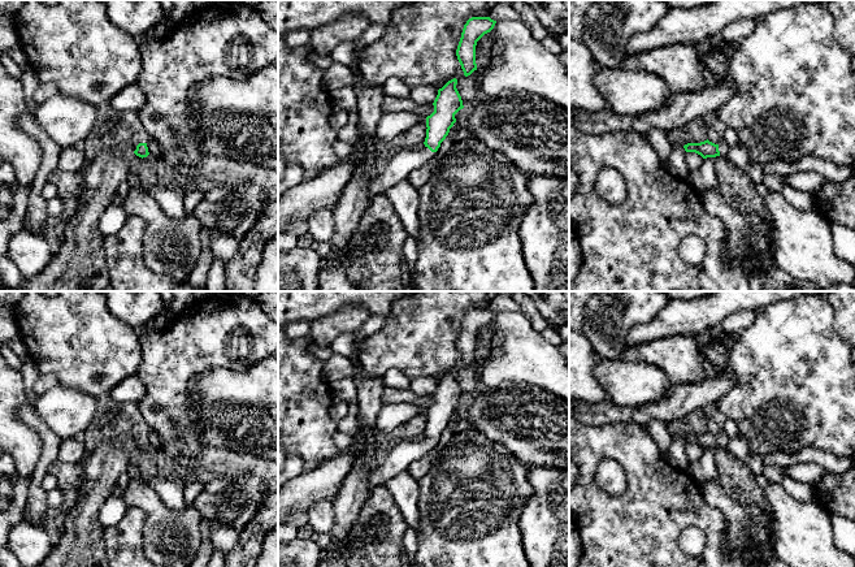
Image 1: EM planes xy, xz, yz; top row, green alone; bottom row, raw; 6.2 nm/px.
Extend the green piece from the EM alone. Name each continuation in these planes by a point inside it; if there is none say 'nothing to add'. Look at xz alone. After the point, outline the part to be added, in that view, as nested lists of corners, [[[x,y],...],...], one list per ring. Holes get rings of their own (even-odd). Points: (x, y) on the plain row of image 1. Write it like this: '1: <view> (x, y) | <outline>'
1: xz (403, 454) | [[[428,438],[416,442],[394,442],[392,449],[387,451],[385,462],[369,472],[368,498],[377,486],[386,485],[390,479],[405,472],[411,464],[433,450],[434,446],[435,443],[431,443]]]

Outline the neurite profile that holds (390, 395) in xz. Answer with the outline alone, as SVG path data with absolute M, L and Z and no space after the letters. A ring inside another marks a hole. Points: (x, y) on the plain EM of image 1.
M385 386L382 393L382 403L383 404L409 403L428 408L434 403L434 397L433 394L418 397L411 389L403 390L394 389L391 386Z

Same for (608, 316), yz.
M602 291L587 299L580 332L600 360L622 359L628 332L652 320L669 302L667 291Z

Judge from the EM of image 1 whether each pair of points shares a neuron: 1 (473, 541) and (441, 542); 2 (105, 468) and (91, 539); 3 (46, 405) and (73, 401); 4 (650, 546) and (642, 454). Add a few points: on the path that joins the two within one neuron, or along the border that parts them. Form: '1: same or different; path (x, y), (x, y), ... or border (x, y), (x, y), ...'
1: same; path (465, 542), (448, 542)
2: same; path (96, 485), (90, 500), (90, 522)
3: same; path (52, 405), (66, 405)
4: same; path (650, 523), (650, 477)

